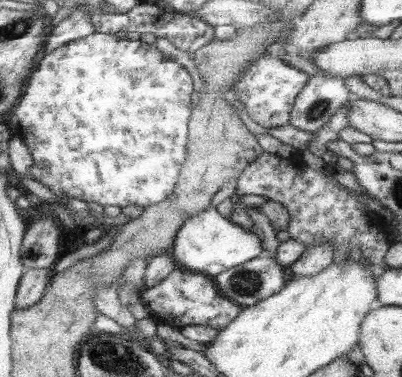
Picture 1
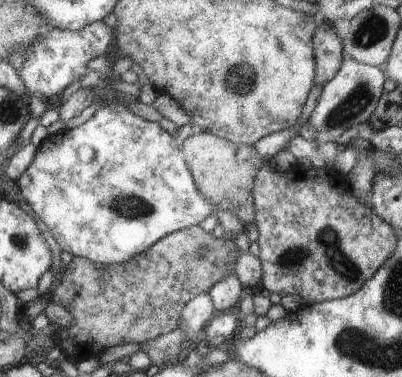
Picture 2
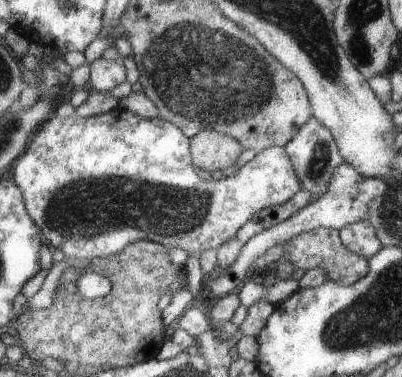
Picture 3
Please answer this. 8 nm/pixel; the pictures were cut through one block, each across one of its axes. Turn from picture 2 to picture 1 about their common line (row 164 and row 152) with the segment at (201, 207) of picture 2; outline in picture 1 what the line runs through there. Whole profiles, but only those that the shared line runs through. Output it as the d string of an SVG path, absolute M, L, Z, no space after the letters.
M97 32L97 34L91 34L83 40L61 46L57 52L45 54L39 60L37 70L31 74L21 102L13 108L13 114L19 120L19 136L25 142L25 146L29 148L33 162L35 162L31 168L27 168L29 176L35 178L37 182L49 186L49 190L61 198L59 202L65 202L65 204L67 204L69 196L79 198L87 204L97 202L99 206L119 206L119 208L125 208L125 206L149 208L149 206L157 206L157 204L165 202L167 198L171 198L175 194L179 180L181 180L181 172L185 168L185 162L189 160L189 142L191 142L189 122L191 122L191 114L193 114L191 92L193 92L191 72L183 64L179 64L173 58L169 58L167 54L163 54L157 48L157 44L147 44L141 40L127 40L127 38L119 40L113 34Z

